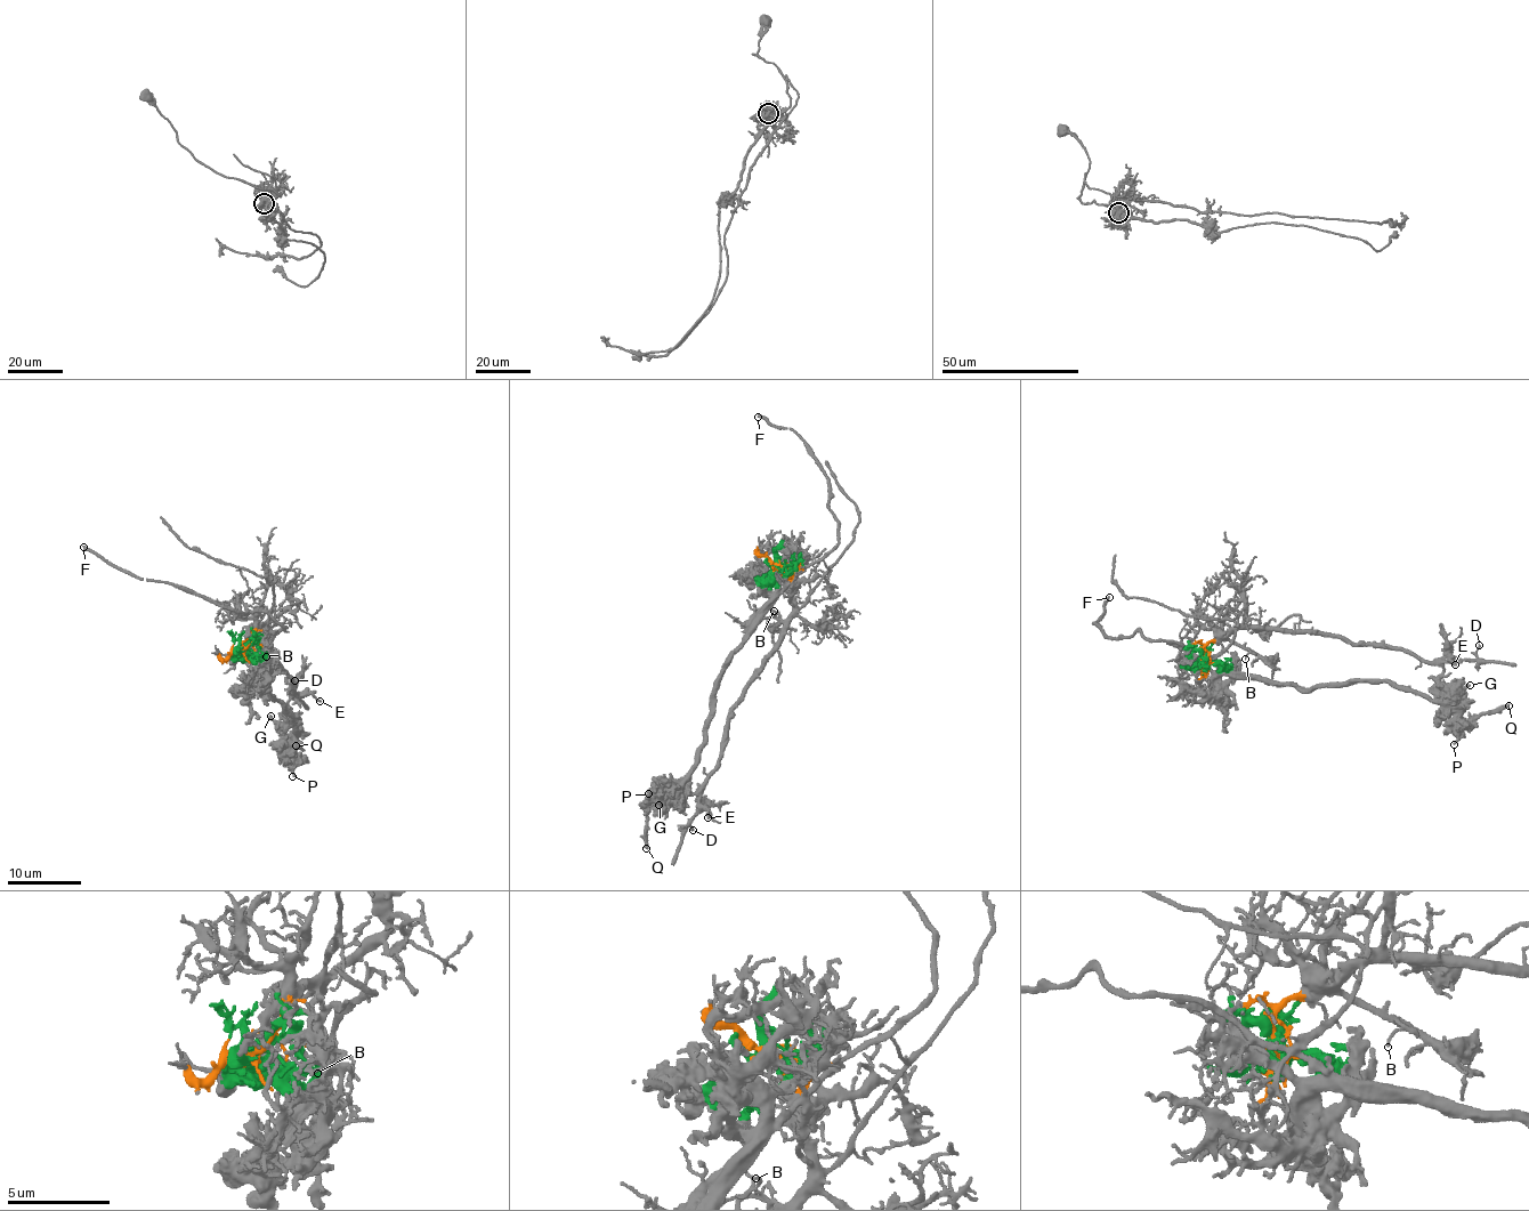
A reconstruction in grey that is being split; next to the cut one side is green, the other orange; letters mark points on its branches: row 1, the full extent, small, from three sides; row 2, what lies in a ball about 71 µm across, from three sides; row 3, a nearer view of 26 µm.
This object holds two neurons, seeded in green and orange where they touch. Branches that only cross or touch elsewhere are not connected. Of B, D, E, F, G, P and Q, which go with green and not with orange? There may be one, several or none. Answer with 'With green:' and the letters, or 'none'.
With green: F, G, P, Q

